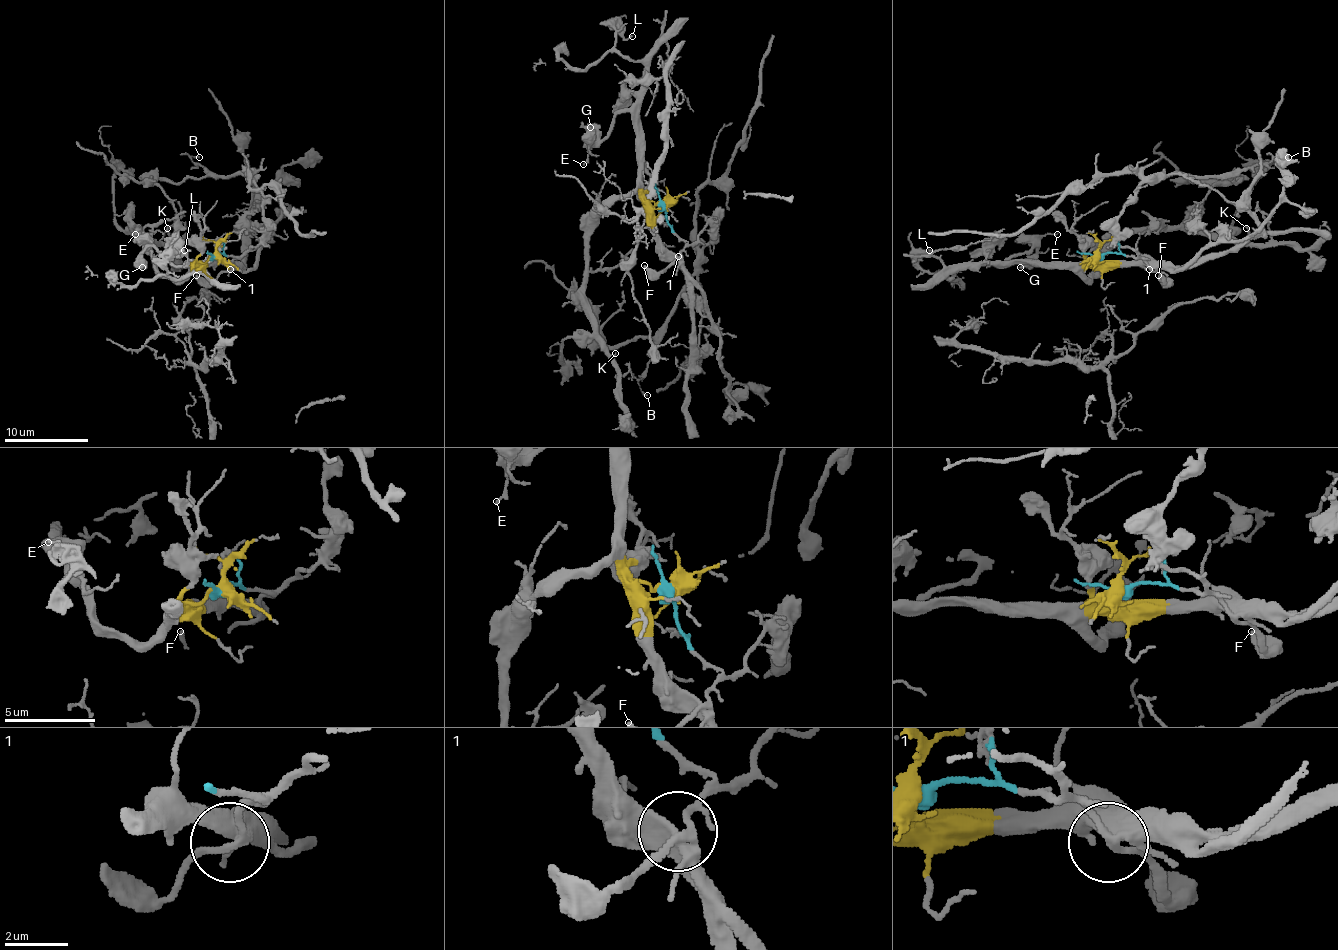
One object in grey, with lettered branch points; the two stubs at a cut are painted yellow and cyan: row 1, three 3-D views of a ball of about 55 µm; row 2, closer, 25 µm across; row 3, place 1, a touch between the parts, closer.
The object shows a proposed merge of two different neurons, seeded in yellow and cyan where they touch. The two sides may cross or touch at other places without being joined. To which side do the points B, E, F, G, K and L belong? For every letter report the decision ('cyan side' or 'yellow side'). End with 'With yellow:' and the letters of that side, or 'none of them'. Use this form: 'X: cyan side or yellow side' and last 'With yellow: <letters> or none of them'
B: cyan side
E: yellow side
F: cyan side
G: yellow side
K: yellow side
L: yellow side
With yellow: E, G, K, L

